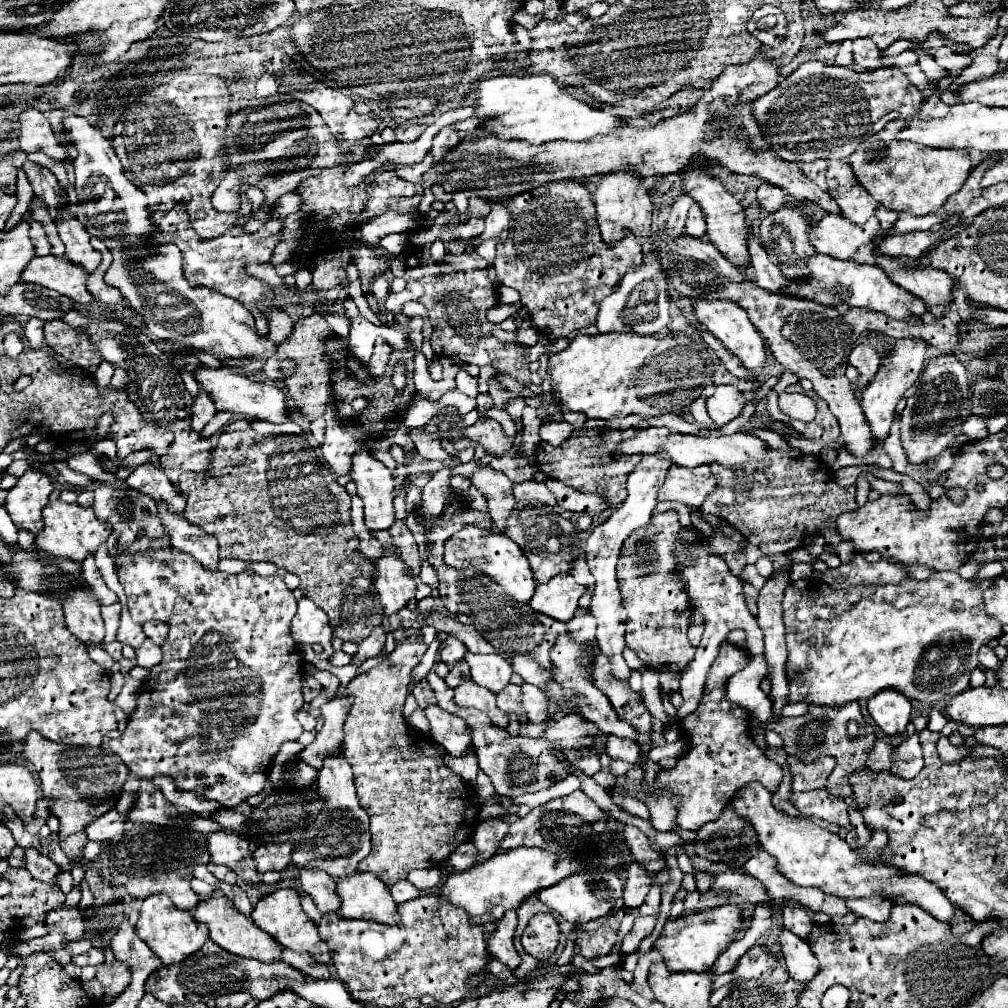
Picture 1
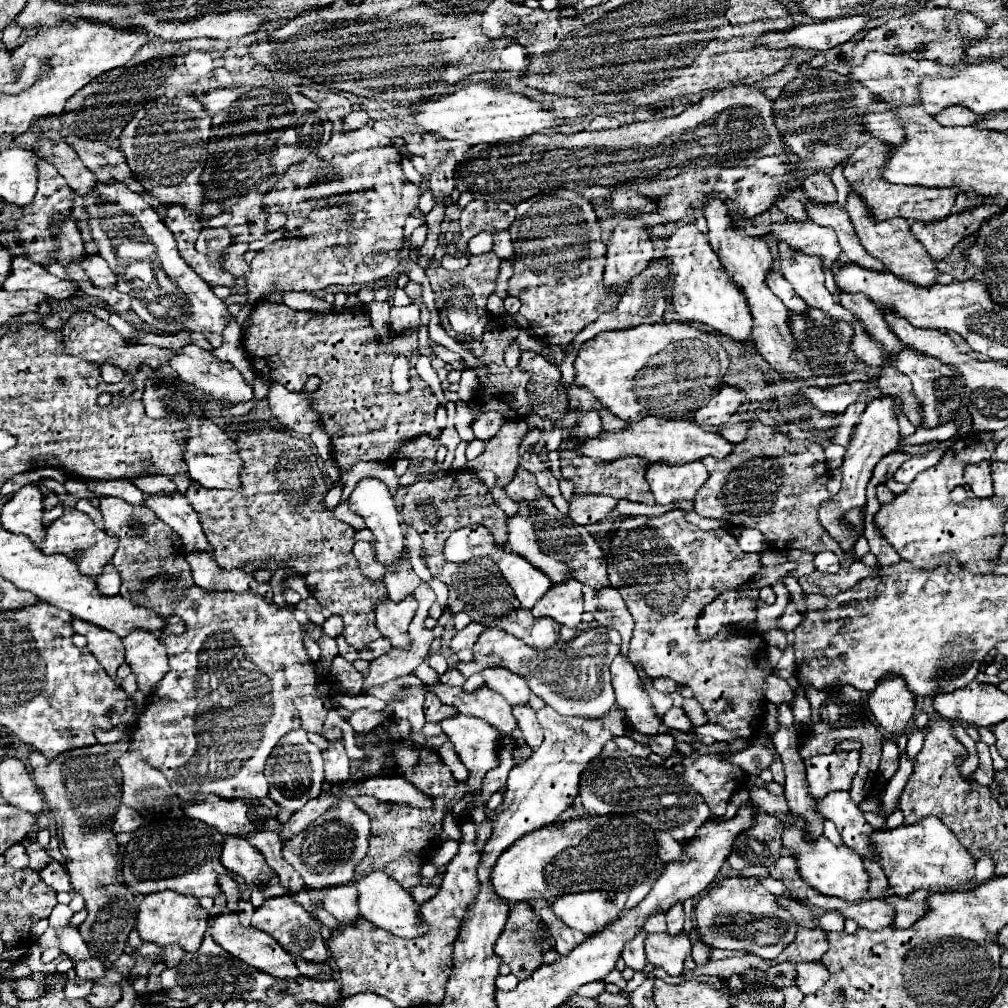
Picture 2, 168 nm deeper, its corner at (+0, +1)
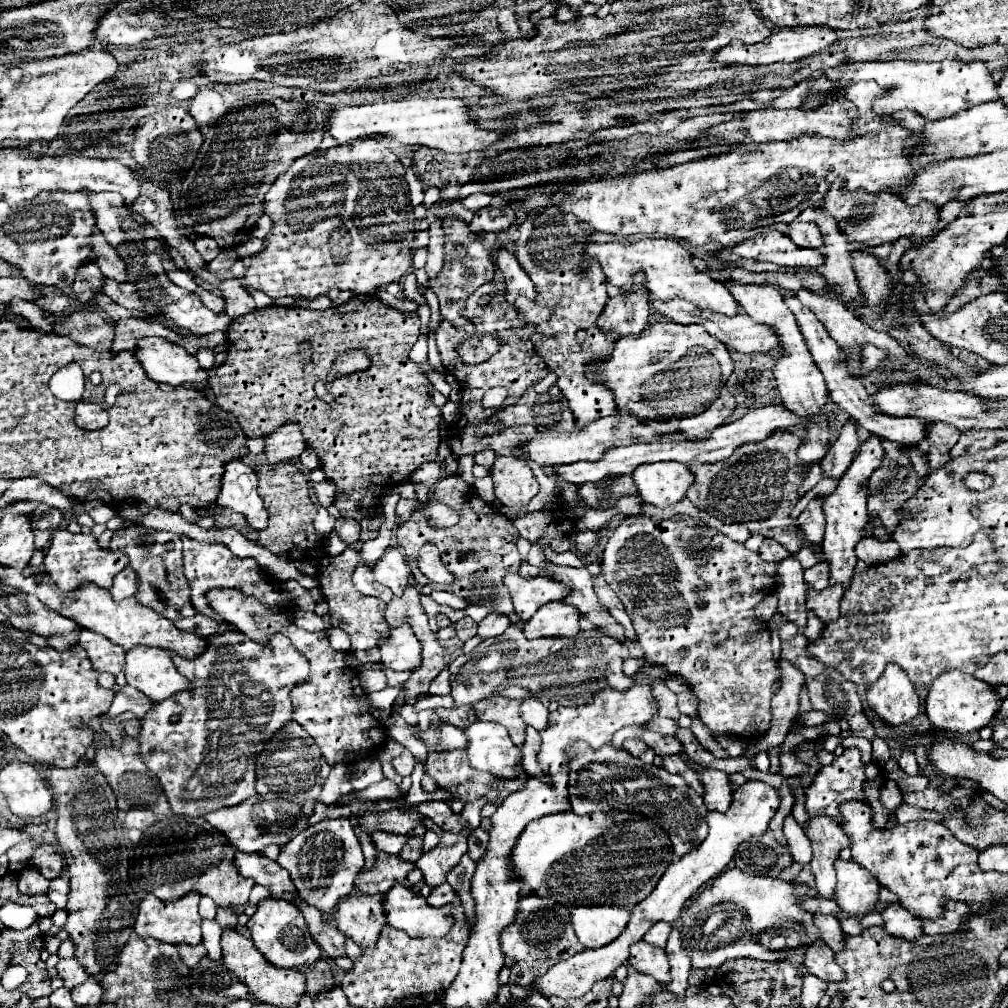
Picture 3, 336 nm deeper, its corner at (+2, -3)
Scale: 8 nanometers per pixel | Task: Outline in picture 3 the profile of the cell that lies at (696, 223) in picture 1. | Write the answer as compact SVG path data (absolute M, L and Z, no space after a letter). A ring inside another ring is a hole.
M643 239L637 243L589 243L585 249L585 255L591 259L597 259L607 275L607 281L623 291L629 291L633 281L631 275L635 271L647 273L647 289L649 293L659 299L685 299L693 303L695 307L713 311L713 313L725 313L729 317L737 315L737 301L729 293L725 283L717 283L707 271L699 271L693 265L693 257L683 253L685 245L681 239Z

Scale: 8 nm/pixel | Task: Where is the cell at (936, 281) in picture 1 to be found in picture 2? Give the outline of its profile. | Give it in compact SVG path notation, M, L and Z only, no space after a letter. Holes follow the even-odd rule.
M849 193L849 199L847 199L847 213L853 221L853 227L863 243L863 247L877 259L881 259L883 265L887 265L887 269L901 277L901 279L907 279L911 283L919 283L921 287L923 285L933 285L939 271L935 269L935 261L927 255L925 247L913 237L913 233L909 231L909 223L905 219L889 219L889 221L883 221L883 223L875 223L869 215L867 215L867 209L863 207L863 201L859 199L859 195L851 195Z

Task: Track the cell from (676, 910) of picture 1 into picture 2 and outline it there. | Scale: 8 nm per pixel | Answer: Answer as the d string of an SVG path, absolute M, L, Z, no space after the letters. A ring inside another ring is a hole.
M683 905L671 907L671 911L667 913L667 933L669 935L679 935L683 931L683 921L685 921L685 913L683 913Z

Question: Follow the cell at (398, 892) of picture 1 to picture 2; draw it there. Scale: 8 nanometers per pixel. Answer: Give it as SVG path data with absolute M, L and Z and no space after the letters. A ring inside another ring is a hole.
M417 885L417 887L411 889L411 895L417 899L417 903L425 903L427 899L433 899L437 893L439 893L439 887L437 885L429 885L429 887Z

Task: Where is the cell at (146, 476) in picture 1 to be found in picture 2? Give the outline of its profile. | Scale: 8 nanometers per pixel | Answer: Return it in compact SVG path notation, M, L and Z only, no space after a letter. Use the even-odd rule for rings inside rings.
M147 495L147 507L175 533L181 537L183 547L187 551L207 551L211 553L213 547L209 545L201 525L199 517L195 515L193 507L187 503L185 495Z

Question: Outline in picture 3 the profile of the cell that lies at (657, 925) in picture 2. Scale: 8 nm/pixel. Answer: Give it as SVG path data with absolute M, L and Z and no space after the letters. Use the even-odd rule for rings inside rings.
M657 923L657 925L653 925L653 927L645 933L643 941L651 943L651 945L655 945L655 947L665 947L667 937L669 937L669 931L671 931L671 925L669 925L669 923Z

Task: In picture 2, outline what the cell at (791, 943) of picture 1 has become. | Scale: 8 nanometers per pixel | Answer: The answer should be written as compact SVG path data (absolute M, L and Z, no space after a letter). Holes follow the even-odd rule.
M797 963L797 987L803 995L819 991L829 979L829 971L823 963Z

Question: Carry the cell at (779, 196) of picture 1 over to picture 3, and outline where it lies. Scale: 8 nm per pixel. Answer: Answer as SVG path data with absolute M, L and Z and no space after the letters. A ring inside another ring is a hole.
M795 219L791 225L789 225L791 233L789 237L799 245L799 247L821 247L823 241L821 241L821 233L817 229L815 223L811 221L799 221Z

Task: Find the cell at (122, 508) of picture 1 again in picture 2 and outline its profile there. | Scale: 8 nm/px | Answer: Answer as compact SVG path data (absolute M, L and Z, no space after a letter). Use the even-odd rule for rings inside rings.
M103 497L101 513L105 519L105 531L119 539L119 549L113 557L113 565L121 573L121 595L127 599L137 599L143 593L143 585L147 579L155 579L159 575L167 575L171 579L187 579L187 587L193 585L191 567L185 561L185 551L181 547L179 535L171 527L167 527L149 507L133 507L123 499Z

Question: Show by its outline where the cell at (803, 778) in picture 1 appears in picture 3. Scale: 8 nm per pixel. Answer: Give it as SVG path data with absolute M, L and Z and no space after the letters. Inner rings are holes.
M845 749L841 757L837 757L831 765L817 771L811 785L805 789L807 793L807 813L809 815L827 815L840 822L839 806L845 801L863 801L863 783L865 783L865 769L861 761L861 753L857 749Z

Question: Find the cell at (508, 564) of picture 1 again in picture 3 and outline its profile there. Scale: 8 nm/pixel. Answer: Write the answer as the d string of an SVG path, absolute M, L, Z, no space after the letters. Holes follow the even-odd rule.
M507 573L503 585L509 589L513 607L523 621L529 621L541 605L549 601L561 601L569 593L565 585L559 585L557 581L543 575L525 579L519 573Z

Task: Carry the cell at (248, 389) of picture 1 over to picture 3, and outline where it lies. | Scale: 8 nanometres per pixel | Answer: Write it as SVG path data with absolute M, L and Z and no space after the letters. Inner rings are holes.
M145 337L137 347L139 351L135 351L135 357L153 381L169 383L173 387L209 383L207 369L203 369L197 357L187 353L181 345L161 337Z

